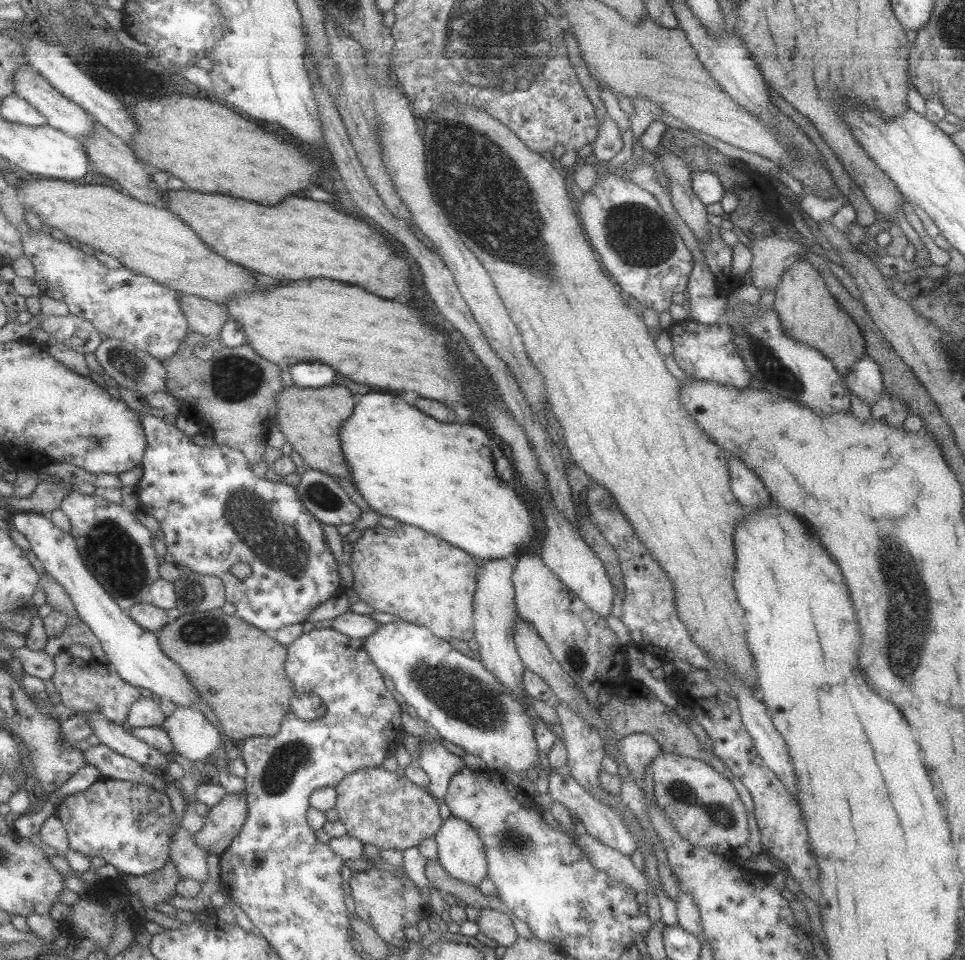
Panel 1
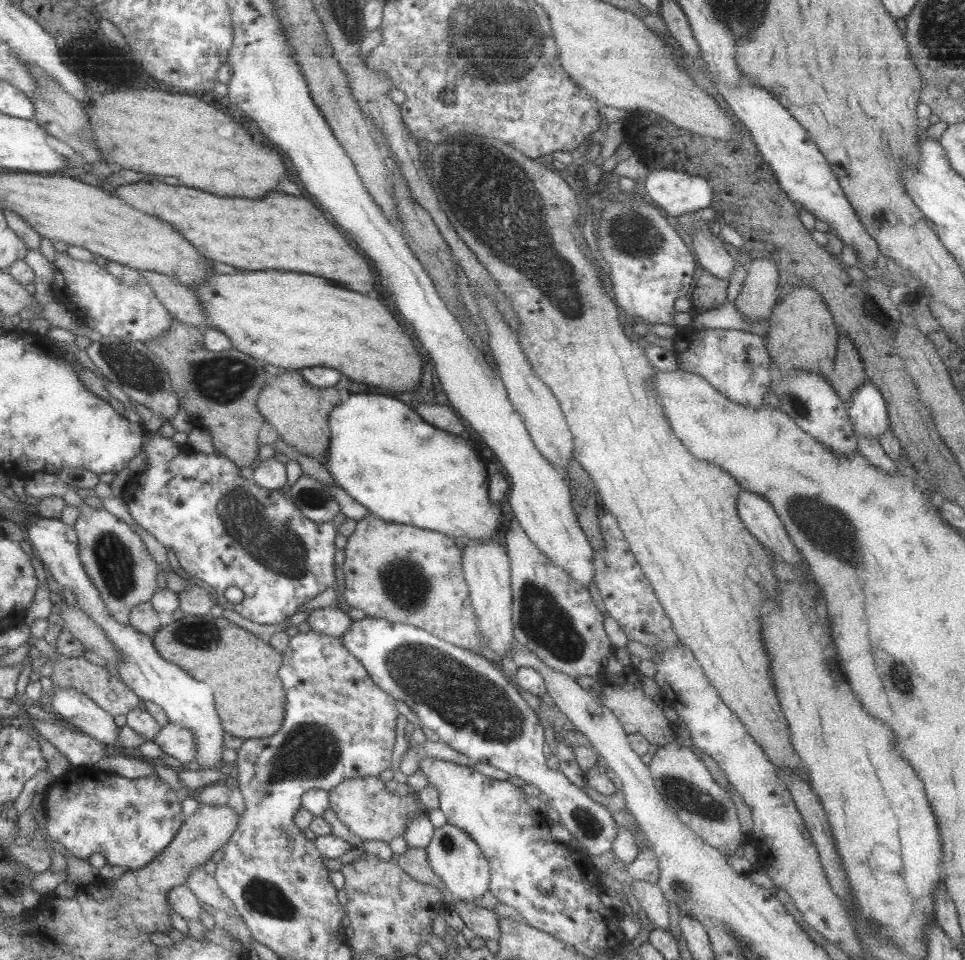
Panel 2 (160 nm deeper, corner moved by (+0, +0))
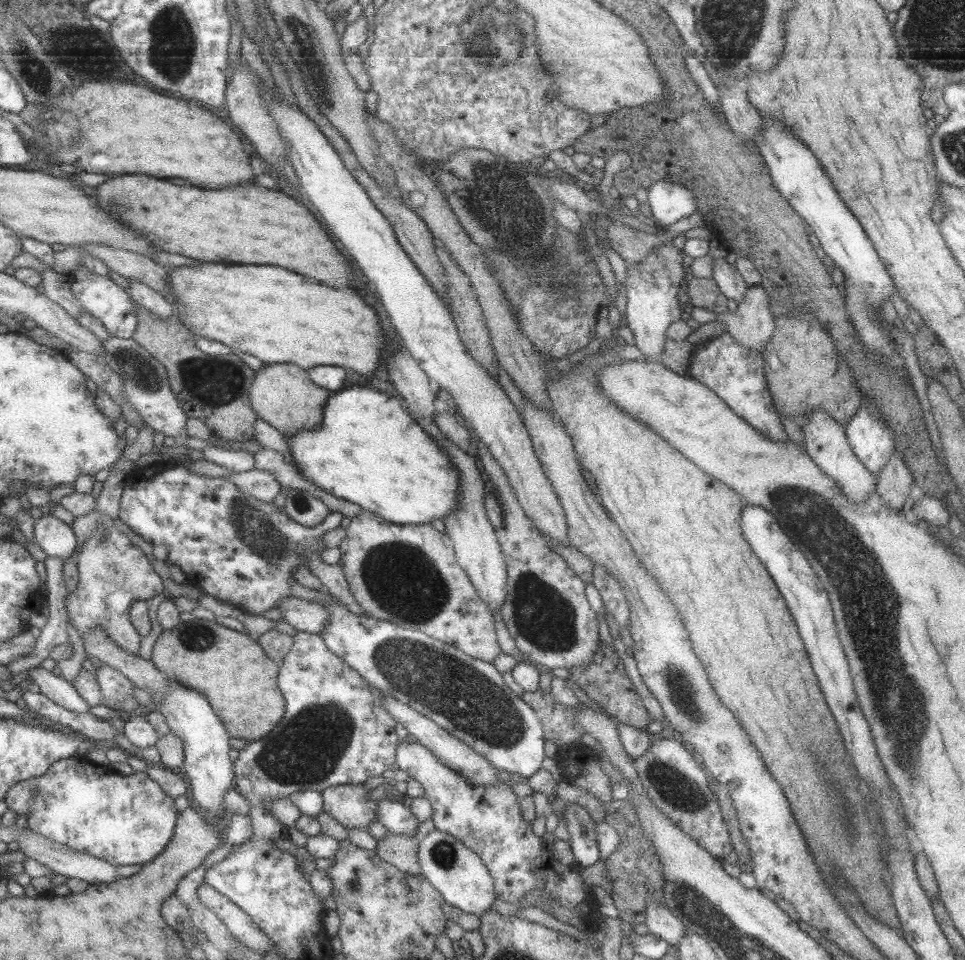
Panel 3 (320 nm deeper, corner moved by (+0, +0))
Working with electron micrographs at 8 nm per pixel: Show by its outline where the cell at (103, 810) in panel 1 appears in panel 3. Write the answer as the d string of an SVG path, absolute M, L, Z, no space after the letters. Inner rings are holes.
M79 756L57 760L43 776L17 783L4 798L8 809L21 816L28 814L28 828L73 850L102 858L113 866L143 865L163 852L179 813L173 800L144 772L103 767Z

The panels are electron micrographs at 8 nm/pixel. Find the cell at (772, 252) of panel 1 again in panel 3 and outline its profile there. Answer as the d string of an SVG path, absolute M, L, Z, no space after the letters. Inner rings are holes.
M753 284L746 289L743 300L738 303L733 313L712 313L707 308L690 306L689 316L701 325L710 321L720 321L737 344L749 350L762 351L773 334L774 317L768 309L768 298L760 284Z

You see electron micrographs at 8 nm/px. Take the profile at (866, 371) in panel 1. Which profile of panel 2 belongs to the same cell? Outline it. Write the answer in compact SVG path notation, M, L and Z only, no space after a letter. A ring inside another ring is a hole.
M866 379L848 400L846 411L856 436L874 438L879 442L880 436L888 429L886 402Z

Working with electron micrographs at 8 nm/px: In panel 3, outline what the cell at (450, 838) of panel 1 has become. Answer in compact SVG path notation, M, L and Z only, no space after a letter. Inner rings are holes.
M433 829L419 837L416 853L420 873L441 893L445 903L475 916L480 916L493 904L496 896L491 875L477 853L465 848L460 840Z

